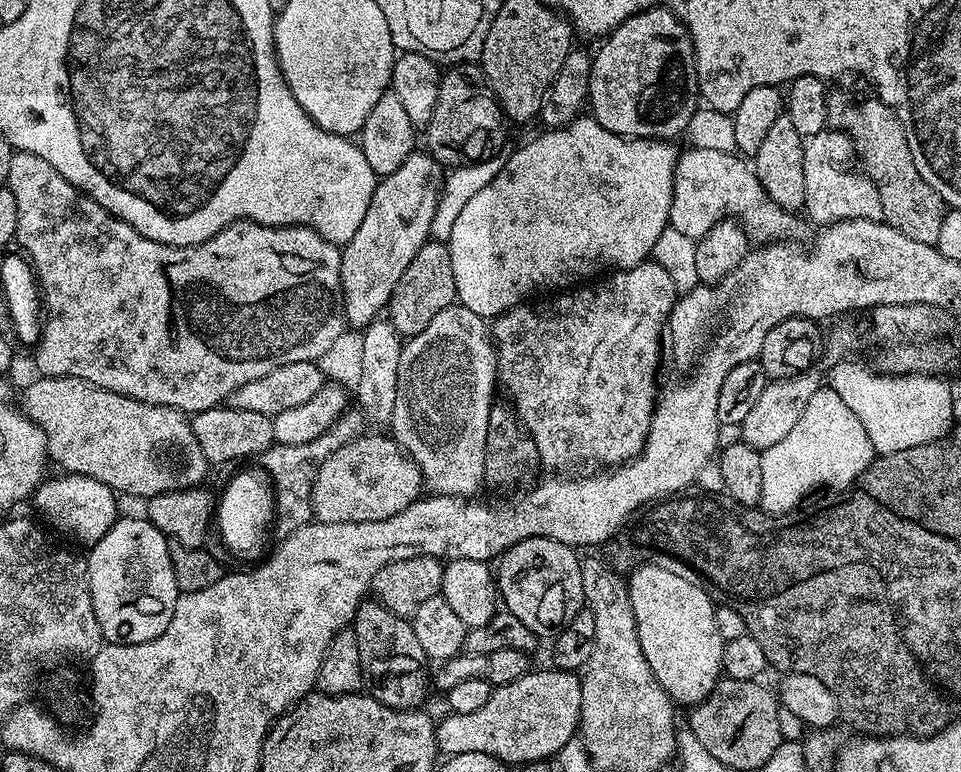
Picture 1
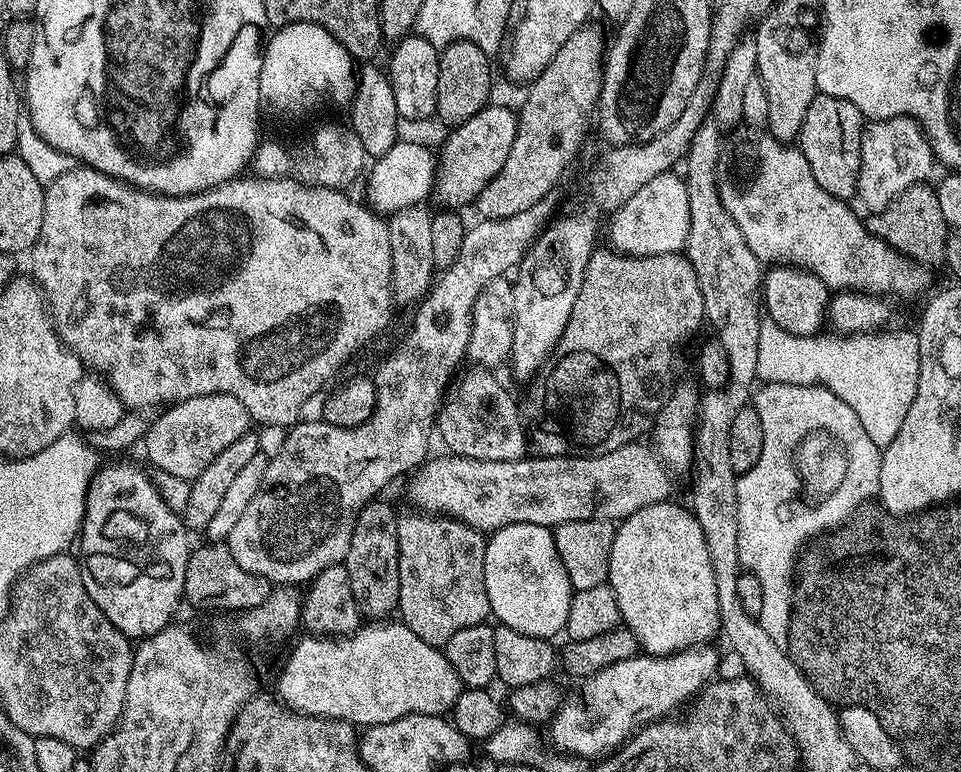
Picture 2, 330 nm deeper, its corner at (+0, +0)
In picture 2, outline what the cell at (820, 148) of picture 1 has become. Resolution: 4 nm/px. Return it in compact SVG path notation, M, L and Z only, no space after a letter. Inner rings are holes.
M895 116L889 120L874 120L864 125L860 173L856 196L868 207L869 213L881 212L906 190L915 184L925 183L932 172L934 157L932 147L917 120L911 116Z

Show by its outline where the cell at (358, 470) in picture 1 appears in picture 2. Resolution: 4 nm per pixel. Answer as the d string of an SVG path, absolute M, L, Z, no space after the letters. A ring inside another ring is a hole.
M633 442L597 456L538 456L510 462L482 462L465 456L433 455L425 459L408 484L408 496L424 514L451 516L479 532L491 534L497 528L518 522L534 522L555 529L557 524L579 520L619 522L646 506L665 503L672 492L673 473L647 443Z

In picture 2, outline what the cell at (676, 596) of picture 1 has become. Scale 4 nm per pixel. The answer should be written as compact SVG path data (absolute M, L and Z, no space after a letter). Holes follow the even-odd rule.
M665 502L662 504L655 504L654 506L646 506L642 510L638 510L634 514L630 514L624 520L619 521L616 533L614 534L614 542L610 546L610 570L608 571L607 583L614 590L614 598L618 598L618 610L620 611L620 618L623 627L628 628L635 634L636 640L640 643L641 649L650 656L669 656L675 652L681 652L687 648L695 648L697 644L707 644L713 638L712 635L717 635L720 632L720 615L718 614L718 586L714 586L714 566L710 566L710 550L706 550L706 538L702 534L702 526L698 526L696 515L693 514L687 507L684 508L680 504L672 504L673 502Z

